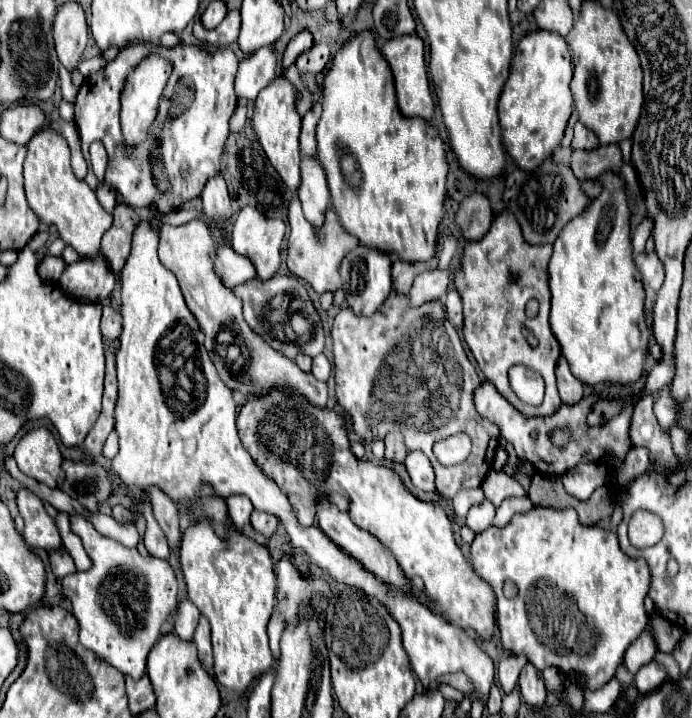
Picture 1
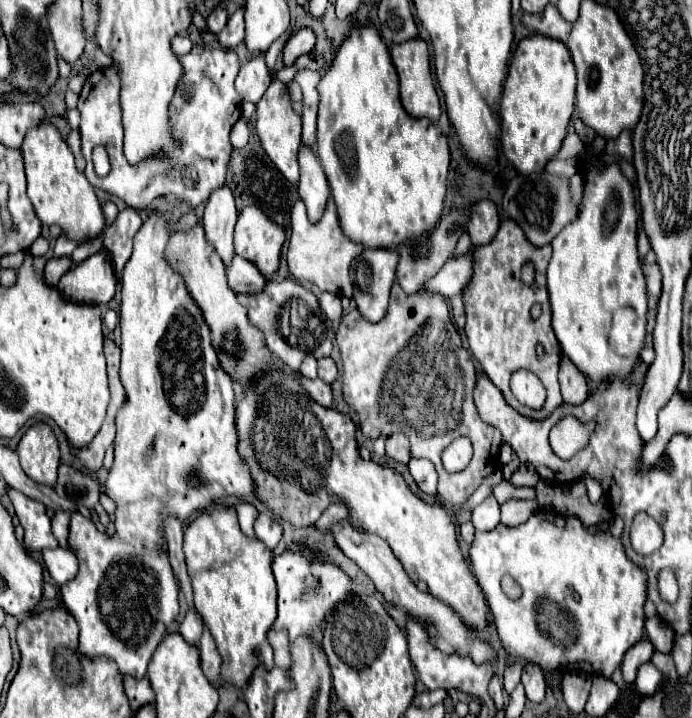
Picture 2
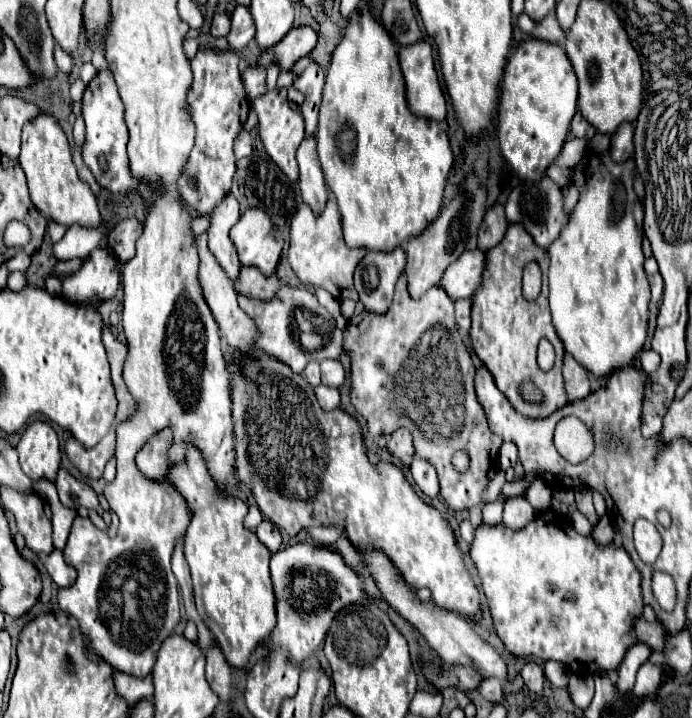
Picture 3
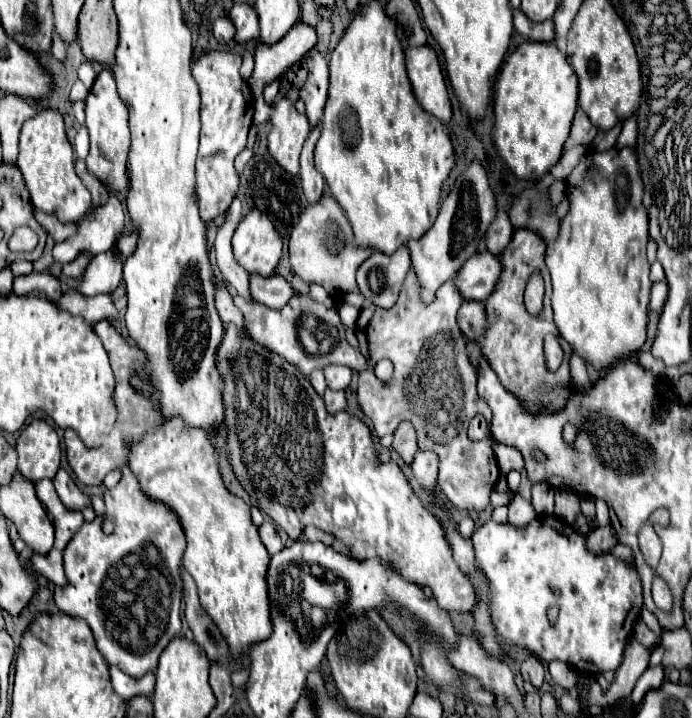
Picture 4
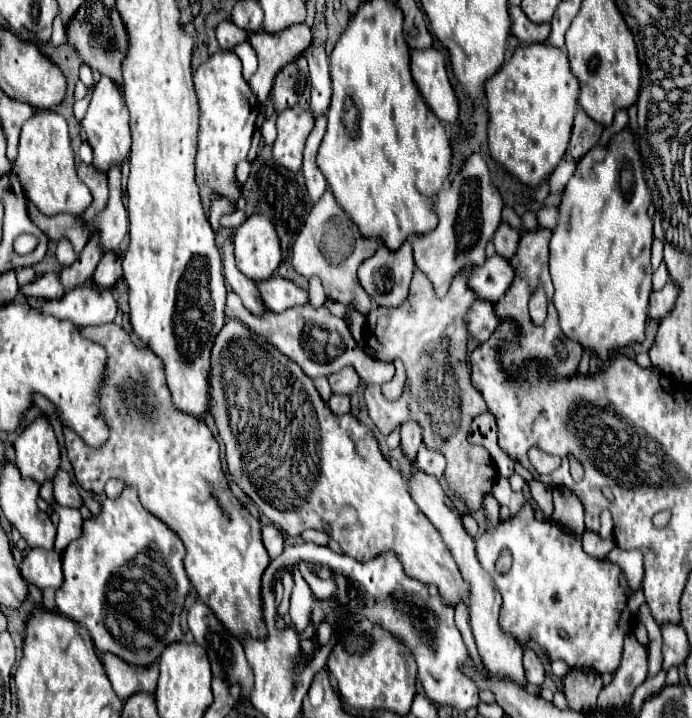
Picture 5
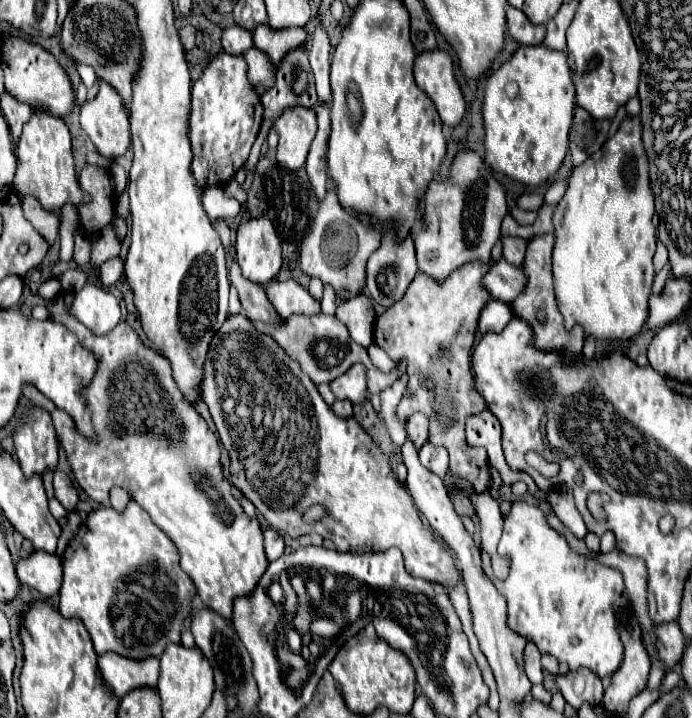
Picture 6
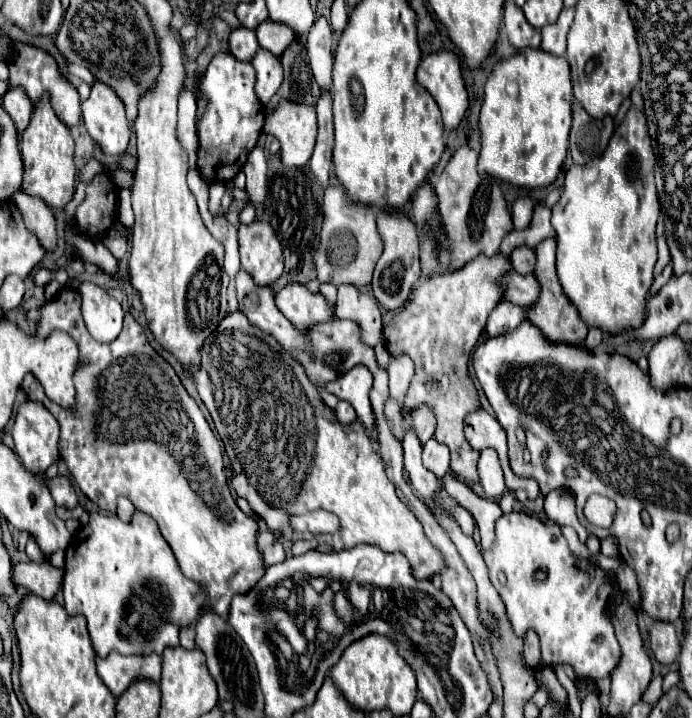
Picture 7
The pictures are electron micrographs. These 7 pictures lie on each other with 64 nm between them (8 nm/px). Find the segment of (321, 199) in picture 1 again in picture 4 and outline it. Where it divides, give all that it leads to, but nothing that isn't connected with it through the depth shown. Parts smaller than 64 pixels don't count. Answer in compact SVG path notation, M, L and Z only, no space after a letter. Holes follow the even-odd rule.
M320 124L306 138L304 148L302 148L302 154L300 154L300 182L302 182L304 196L306 196L306 200L310 204L316 204L322 198L324 188L326 188L324 176L320 176L320 172L316 172L314 160L312 160L312 152L314 152L314 146L316 146L318 136L320 136Z

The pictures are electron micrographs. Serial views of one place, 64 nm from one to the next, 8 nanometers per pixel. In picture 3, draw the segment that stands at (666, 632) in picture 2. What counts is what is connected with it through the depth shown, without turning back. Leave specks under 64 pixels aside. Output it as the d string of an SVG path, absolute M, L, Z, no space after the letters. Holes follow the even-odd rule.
M640 618L640 620L636 622L636 634L638 634L638 640L644 642L644 644L648 644L652 650L664 650L668 632L664 630L662 624L658 624L658 622L648 622L648 620Z

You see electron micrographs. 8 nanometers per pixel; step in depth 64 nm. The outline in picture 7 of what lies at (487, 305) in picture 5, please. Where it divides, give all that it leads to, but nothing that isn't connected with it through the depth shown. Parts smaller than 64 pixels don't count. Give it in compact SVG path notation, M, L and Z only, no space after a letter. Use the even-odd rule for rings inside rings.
M504 300L500 302L488 316L486 322L486 334L488 336L500 336L504 332L510 332L512 328L516 328L522 320L526 320L524 316L524 308Z

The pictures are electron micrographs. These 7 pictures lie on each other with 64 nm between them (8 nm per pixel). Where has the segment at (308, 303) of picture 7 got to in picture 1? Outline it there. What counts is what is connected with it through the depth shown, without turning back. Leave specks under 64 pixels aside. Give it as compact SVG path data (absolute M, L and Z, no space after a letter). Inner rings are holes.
M230 245L217 247L214 270L228 288L234 288L234 284L256 278L252 262L248 262L244 256L234 252Z

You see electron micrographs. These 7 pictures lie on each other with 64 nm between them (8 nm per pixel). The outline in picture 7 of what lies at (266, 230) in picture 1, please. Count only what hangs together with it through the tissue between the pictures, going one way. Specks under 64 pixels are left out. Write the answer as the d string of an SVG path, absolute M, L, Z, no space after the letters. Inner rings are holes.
M254 220L238 228L240 264L260 286L270 286L284 272L282 246L268 222Z

